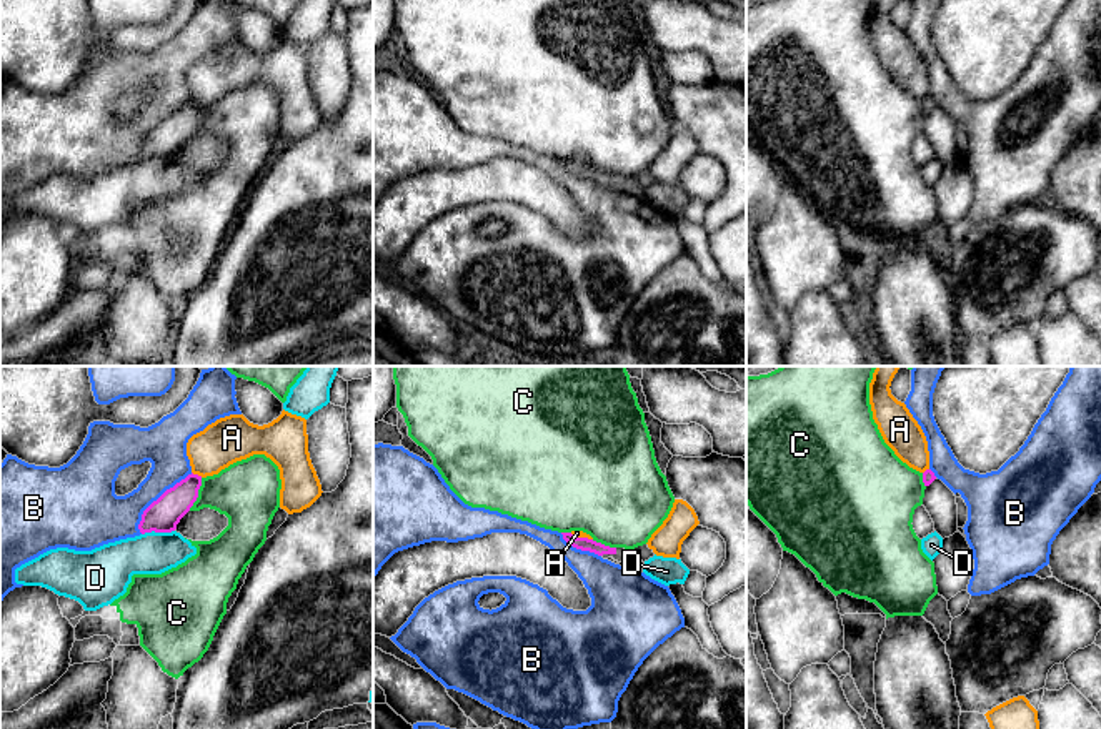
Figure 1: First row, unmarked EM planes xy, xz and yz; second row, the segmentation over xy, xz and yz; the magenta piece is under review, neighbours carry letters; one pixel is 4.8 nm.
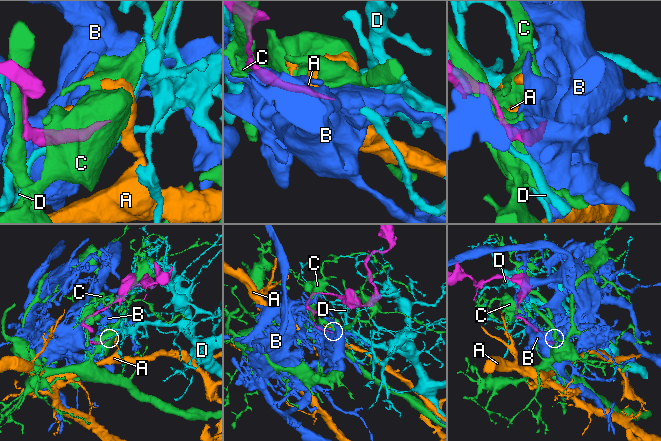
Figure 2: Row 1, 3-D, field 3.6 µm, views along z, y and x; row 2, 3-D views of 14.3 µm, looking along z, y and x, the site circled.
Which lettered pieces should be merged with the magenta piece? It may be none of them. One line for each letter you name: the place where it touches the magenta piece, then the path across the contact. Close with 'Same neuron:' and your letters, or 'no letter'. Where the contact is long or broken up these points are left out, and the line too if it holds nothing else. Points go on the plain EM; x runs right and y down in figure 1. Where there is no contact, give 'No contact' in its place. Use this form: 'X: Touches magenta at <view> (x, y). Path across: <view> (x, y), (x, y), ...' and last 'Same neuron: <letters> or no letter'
Same neuron: no letter

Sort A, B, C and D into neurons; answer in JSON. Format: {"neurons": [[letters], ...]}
{"neurons": [["A"], ["B"], ["C"], ["D"]]}

